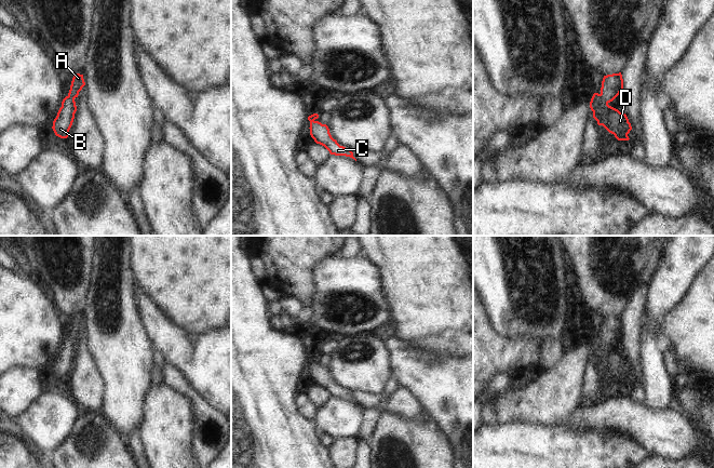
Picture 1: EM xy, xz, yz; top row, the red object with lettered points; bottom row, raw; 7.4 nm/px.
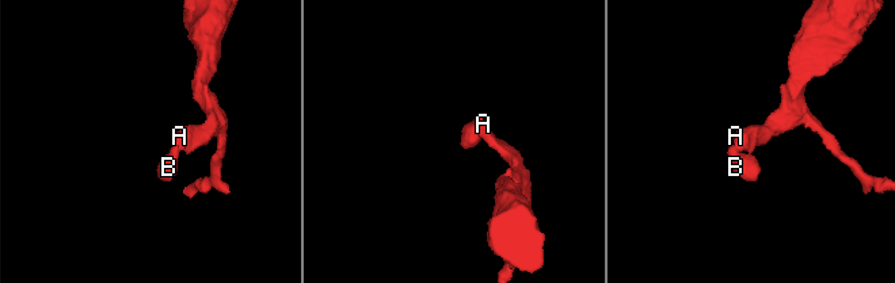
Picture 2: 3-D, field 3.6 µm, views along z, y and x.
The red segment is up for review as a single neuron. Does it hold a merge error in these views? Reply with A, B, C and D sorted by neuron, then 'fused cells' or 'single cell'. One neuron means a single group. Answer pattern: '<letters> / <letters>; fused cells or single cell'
A B C D; single cell

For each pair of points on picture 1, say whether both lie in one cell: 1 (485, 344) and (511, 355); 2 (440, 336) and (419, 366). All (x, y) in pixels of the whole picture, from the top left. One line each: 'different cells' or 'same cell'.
1: same cell
2: different cells

